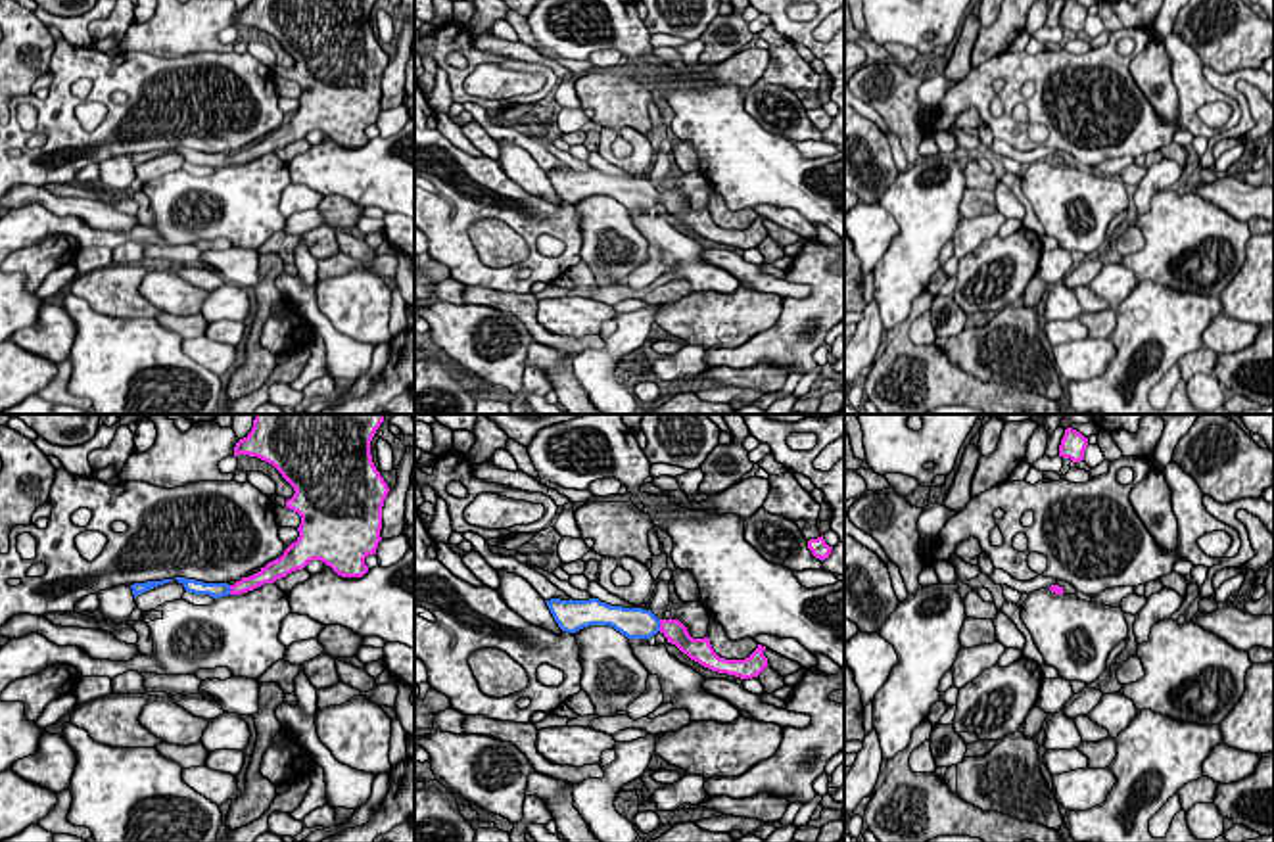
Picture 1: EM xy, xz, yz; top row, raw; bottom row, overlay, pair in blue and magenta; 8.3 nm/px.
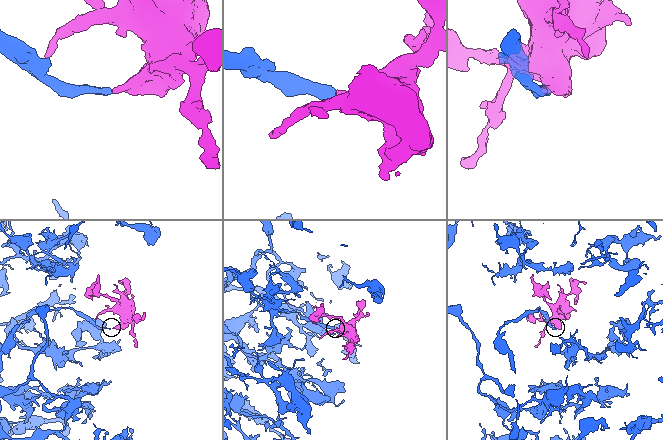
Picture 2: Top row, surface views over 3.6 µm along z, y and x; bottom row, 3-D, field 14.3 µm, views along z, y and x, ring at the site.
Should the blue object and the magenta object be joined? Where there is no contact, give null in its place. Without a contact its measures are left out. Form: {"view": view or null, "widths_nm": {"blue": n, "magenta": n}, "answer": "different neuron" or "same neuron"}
{"view": "xz", "widths_nm": {"blue": 260, "magenta": 190}, "answer": "same neuron"}

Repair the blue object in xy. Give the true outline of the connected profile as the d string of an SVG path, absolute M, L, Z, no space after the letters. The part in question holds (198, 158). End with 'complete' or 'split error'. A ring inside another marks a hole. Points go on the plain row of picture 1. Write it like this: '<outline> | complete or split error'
M251 0L236 13L234 27L257 27L272 35L294 58L295 63L286 71L286 79L301 86L297 111L280 129L234 155L175 150L184 155L186 163L221 169L274 153L295 140L303 140L311 130L324 132L342 148L363 148L368 142L365 129L376 125L382 111L382 77L389 63L372 33L370 12L374 4L376 0Z | split error

